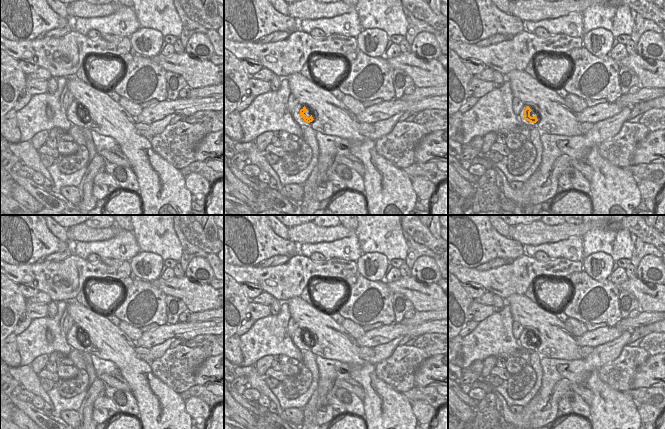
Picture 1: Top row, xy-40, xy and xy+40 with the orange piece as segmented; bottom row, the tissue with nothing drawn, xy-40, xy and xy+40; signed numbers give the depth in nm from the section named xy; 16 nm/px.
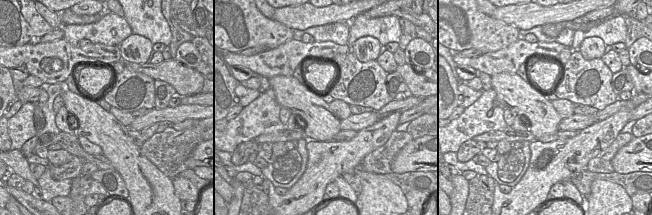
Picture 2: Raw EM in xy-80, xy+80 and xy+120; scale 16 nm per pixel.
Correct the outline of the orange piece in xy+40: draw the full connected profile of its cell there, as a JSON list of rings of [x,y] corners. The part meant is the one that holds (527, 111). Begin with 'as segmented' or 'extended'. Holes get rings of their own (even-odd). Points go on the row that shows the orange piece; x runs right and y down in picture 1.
extended | [[[527,105],[522,107],[518,118],[521,123],[528,127],[536,127],[536,122],[538,121],[535,112]]]

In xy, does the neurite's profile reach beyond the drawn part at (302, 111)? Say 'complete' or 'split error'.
split error

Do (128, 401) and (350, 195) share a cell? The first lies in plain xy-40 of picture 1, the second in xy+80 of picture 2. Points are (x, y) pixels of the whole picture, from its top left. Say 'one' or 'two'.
one

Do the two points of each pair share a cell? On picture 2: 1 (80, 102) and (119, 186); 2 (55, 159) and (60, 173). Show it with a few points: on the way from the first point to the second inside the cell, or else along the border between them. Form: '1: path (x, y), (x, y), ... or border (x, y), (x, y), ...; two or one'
1: border (114, 169), (121, 177), (127, 190); two
2: border (73, 156), (60, 165), (51, 164); two

